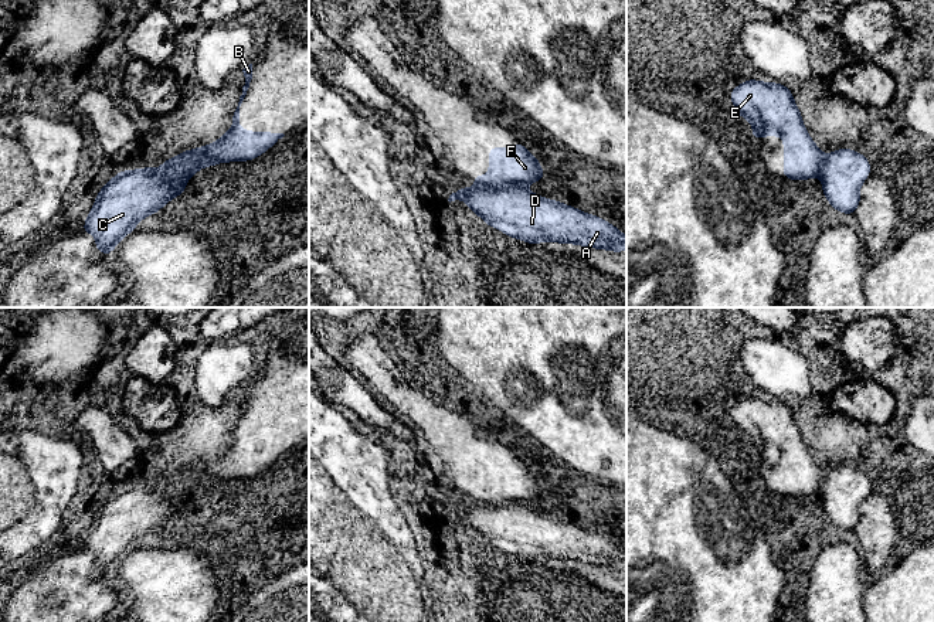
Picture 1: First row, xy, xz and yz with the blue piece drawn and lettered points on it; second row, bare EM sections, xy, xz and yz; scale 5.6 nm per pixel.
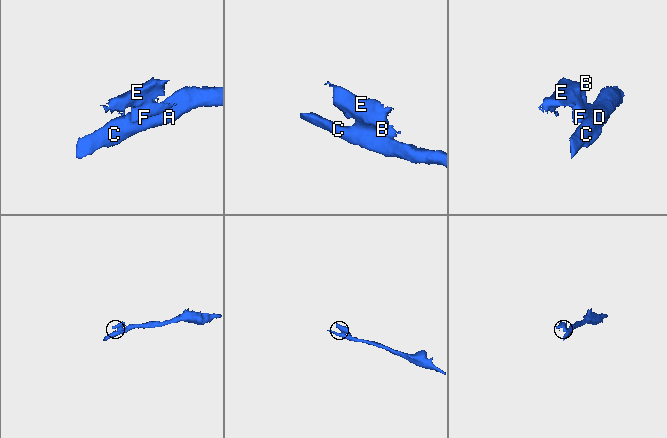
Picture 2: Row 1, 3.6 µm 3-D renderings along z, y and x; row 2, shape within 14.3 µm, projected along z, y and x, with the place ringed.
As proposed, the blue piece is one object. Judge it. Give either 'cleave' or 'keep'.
cleave

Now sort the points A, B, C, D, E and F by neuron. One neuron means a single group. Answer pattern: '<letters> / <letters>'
A C D / B E F

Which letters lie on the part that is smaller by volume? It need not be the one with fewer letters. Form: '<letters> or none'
B, E, F

